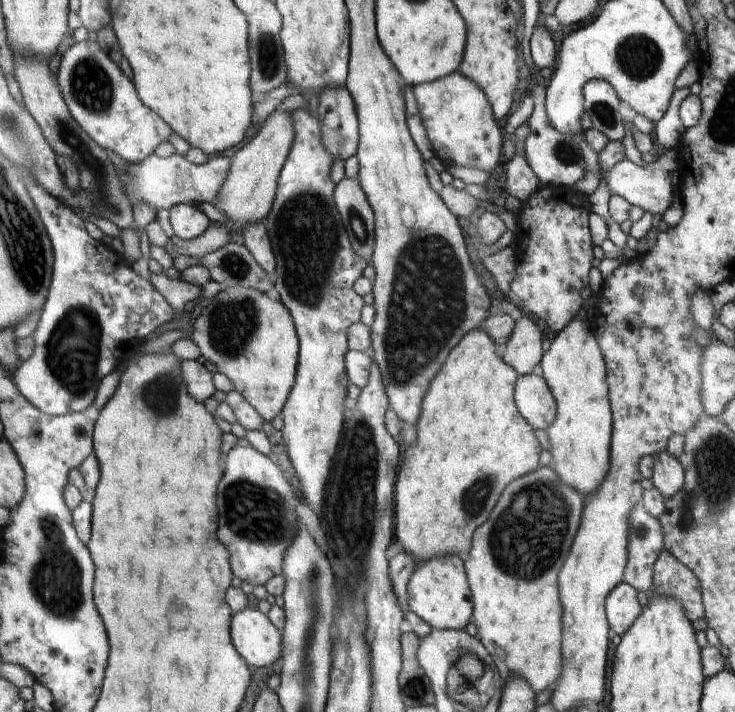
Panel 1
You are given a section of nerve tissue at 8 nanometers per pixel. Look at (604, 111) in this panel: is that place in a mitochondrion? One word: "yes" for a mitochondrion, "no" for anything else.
yes

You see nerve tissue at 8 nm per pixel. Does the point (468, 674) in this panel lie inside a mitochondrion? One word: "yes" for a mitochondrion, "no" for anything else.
yes

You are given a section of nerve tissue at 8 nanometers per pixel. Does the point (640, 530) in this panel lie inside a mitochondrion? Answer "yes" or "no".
yes

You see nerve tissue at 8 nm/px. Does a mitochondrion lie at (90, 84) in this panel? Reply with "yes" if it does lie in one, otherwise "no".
yes

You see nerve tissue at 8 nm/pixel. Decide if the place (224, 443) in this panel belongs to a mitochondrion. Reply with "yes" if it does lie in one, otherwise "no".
no

